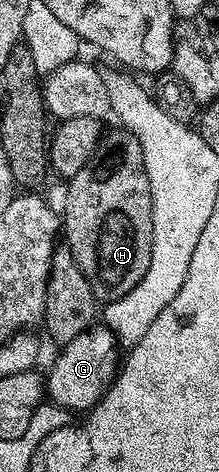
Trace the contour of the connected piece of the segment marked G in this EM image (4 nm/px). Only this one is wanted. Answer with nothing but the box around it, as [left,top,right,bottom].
[46,327,118,411]

